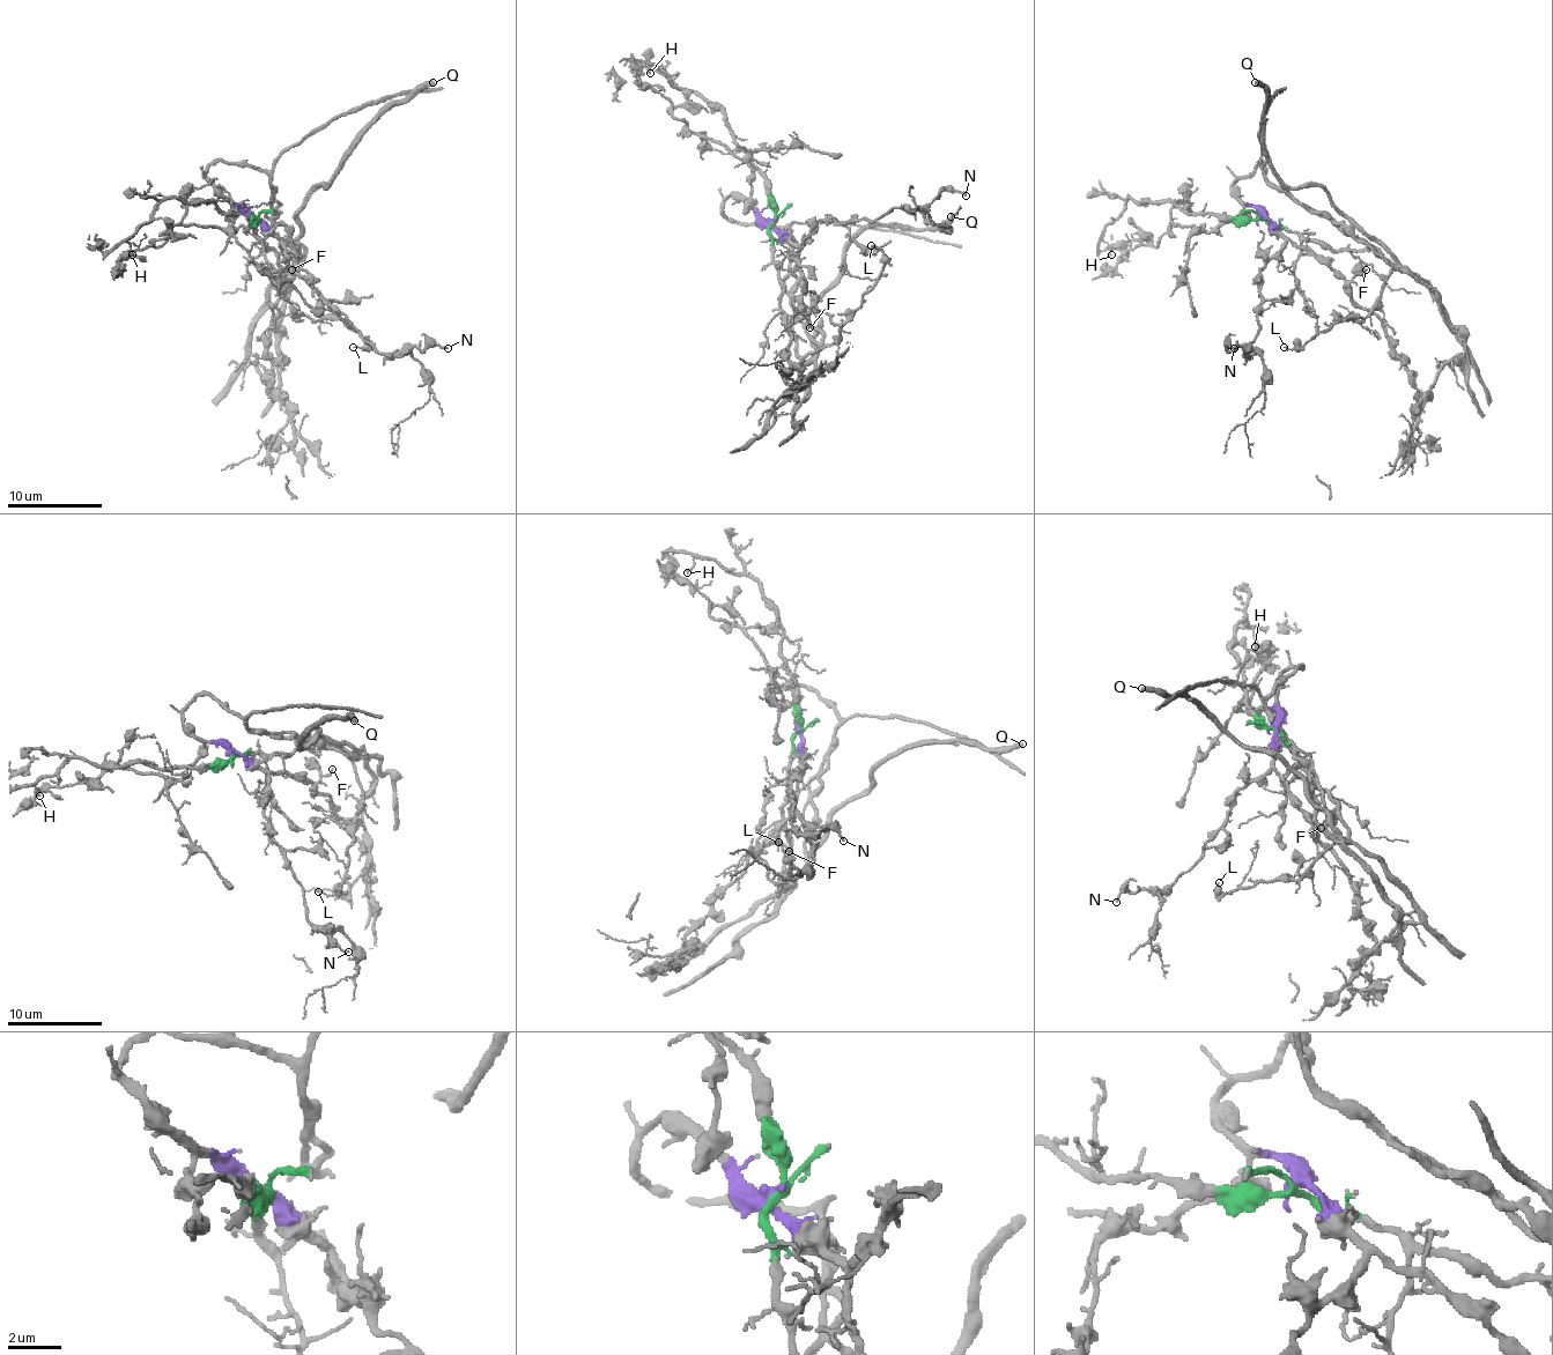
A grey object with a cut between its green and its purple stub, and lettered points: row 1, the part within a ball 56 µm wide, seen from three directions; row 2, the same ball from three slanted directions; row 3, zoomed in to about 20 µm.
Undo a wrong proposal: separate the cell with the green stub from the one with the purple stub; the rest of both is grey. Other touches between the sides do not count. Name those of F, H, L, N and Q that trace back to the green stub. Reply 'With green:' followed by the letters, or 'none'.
With green: H, L, Q

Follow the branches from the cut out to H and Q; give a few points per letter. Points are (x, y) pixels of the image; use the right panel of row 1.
H: (1259, 220), (1219, 220), (1208, 213), (1185, 213), (1178, 206), (1128, 198), (1125, 210), (1104, 229), (1111, 256)
Q: (1259, 220), (1336, 251), (1376, 251), (1397, 265), (1321, 186), (1280, 179), (1264, 143), (1266, 91), (1255, 82)

